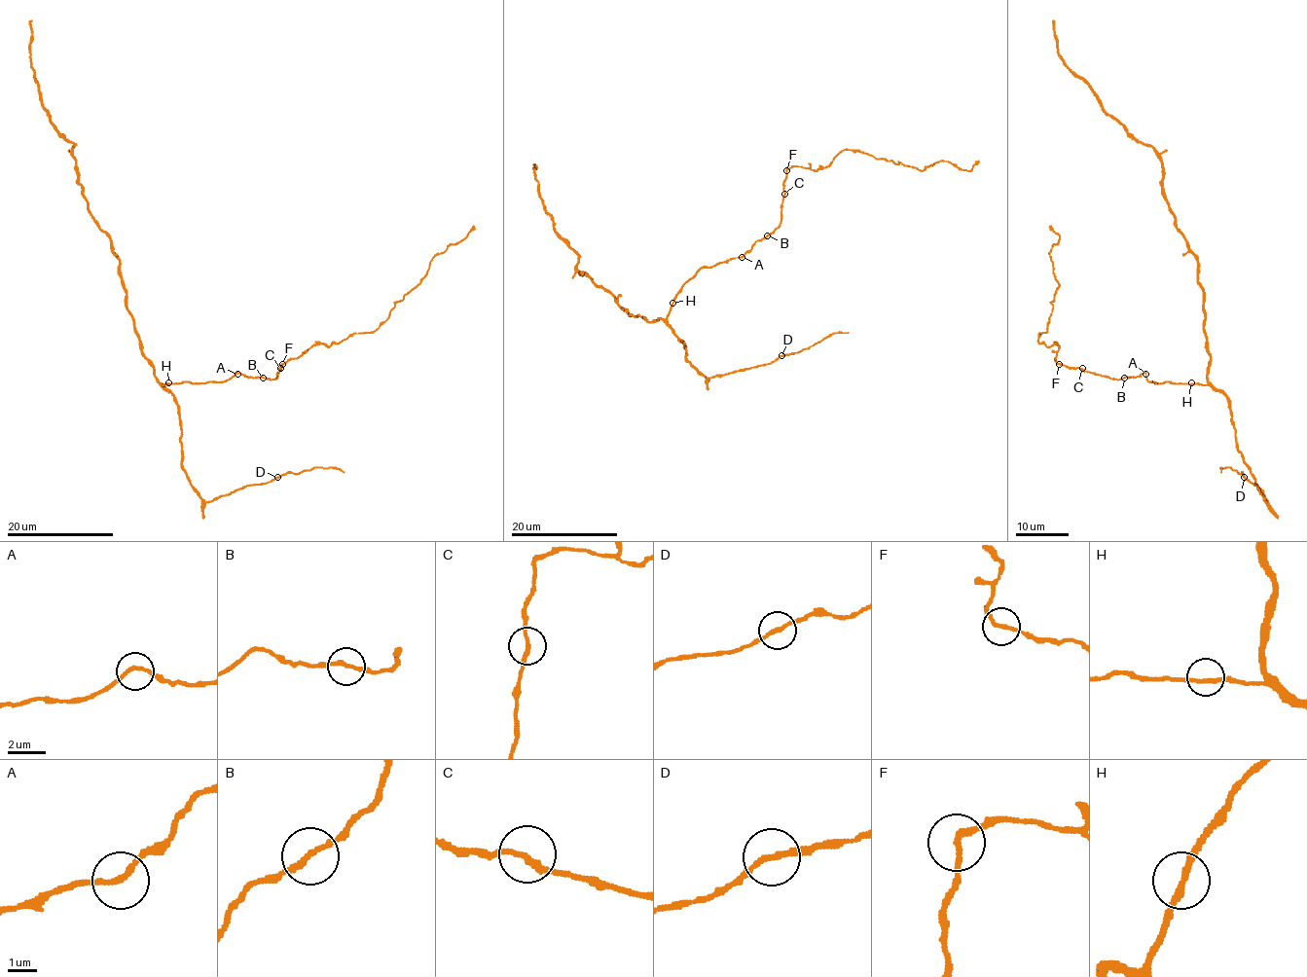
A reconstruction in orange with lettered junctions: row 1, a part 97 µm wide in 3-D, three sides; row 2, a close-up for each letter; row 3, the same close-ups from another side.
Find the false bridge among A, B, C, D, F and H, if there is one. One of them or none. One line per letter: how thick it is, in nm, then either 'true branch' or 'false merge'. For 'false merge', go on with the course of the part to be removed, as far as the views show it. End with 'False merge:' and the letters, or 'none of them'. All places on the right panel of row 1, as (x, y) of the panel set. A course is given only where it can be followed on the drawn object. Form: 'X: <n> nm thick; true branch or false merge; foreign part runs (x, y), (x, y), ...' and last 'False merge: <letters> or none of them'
A: 190 nm thick; true branch
B: 190 nm thick; true branch
C: 190 nm thick; true branch
D: 180 nm thick; true branch
F: 190 nm thick; false merge; foreign part runs (1059, 364), (1058, 345), (1037, 342), (1039, 334), (1047, 331), (1059, 286), (1050, 255), (1059, 236), (1048, 226)
H: 200 nm thick; true branch
False merge: F

